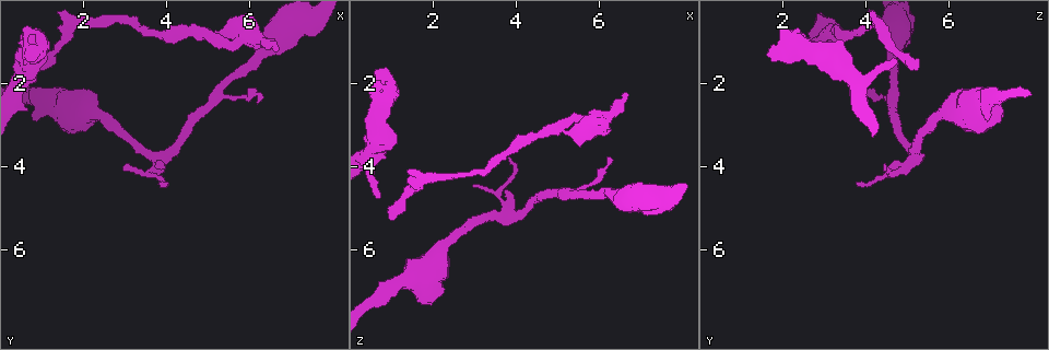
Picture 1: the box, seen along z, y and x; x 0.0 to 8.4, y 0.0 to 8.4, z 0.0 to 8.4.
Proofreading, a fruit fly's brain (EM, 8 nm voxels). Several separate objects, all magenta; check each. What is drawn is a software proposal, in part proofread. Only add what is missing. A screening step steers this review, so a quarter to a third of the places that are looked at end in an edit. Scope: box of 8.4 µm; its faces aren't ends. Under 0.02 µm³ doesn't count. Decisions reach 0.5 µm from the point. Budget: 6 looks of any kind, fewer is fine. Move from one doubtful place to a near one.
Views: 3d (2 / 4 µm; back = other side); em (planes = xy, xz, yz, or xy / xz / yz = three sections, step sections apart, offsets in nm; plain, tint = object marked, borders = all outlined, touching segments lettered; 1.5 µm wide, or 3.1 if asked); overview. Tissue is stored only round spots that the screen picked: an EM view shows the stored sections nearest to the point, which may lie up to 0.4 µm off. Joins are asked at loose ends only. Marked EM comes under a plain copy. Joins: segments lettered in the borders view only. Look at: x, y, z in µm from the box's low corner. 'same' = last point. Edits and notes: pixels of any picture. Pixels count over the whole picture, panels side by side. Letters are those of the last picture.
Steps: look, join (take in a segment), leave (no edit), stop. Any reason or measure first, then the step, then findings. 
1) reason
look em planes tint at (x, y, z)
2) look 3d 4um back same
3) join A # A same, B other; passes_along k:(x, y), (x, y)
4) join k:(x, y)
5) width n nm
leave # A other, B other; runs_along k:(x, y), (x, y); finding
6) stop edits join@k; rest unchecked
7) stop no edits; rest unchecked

branch stops here
look em planes borders at (0.95, 1.70, 5.30)

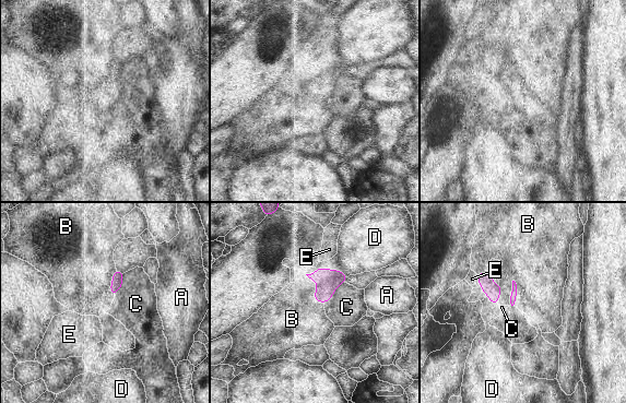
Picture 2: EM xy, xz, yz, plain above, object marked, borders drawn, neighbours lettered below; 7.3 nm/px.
leave # A other, B other, C other, D other, E other; border 2:(512, 280), (510, 305); no lettered segment goes on from it

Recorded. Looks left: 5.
thick end
look 3d 2um back at (0.90, 2.95, 6.95)

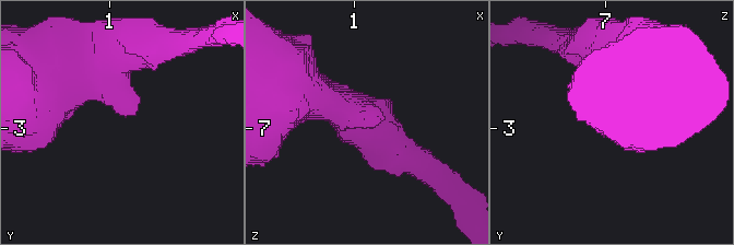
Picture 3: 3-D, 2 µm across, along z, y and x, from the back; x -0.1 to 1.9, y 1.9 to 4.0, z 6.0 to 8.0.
look em planes borders at (0.82, 2.90, 6.94)

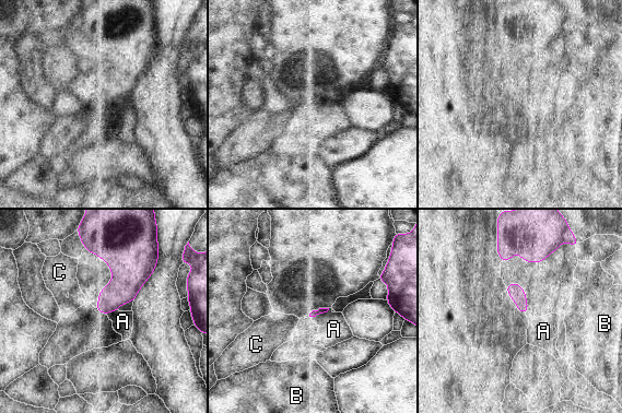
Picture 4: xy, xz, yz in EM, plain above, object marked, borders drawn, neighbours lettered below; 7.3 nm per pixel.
leave # A other, B other, C other; border 4:(329, 308), (310, 317); none of them fits

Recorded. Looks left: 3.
an open end
look em yz step 8 borders at (6.60, 1.20, 2.25)

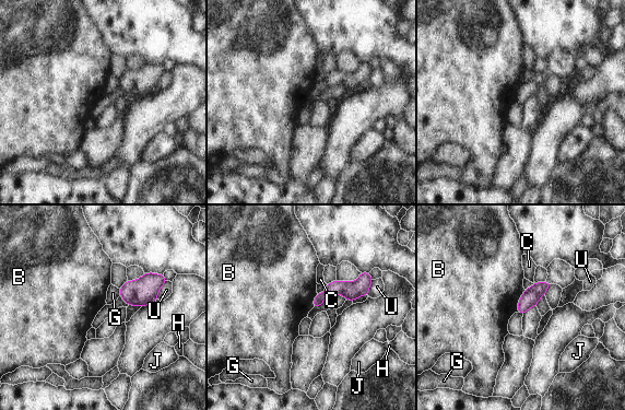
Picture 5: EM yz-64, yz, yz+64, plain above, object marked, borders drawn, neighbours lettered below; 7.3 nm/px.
cut it another way
look em planes borders same

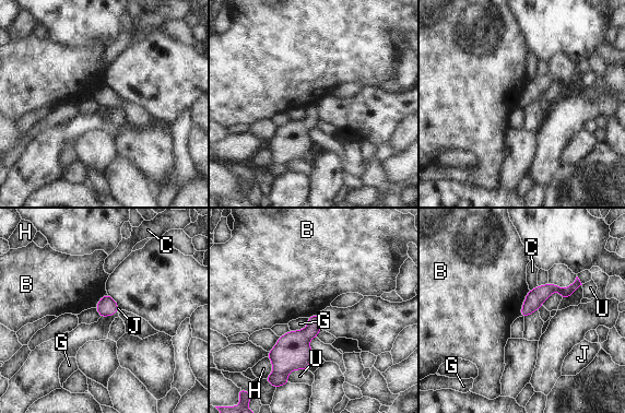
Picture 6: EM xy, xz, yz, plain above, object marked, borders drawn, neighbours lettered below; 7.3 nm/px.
leave # B other, C other, G other, H other, J other, U other; border 6:(529, 290), (520, 316); none of them fits

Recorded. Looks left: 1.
stop no edits; rest unchecked

